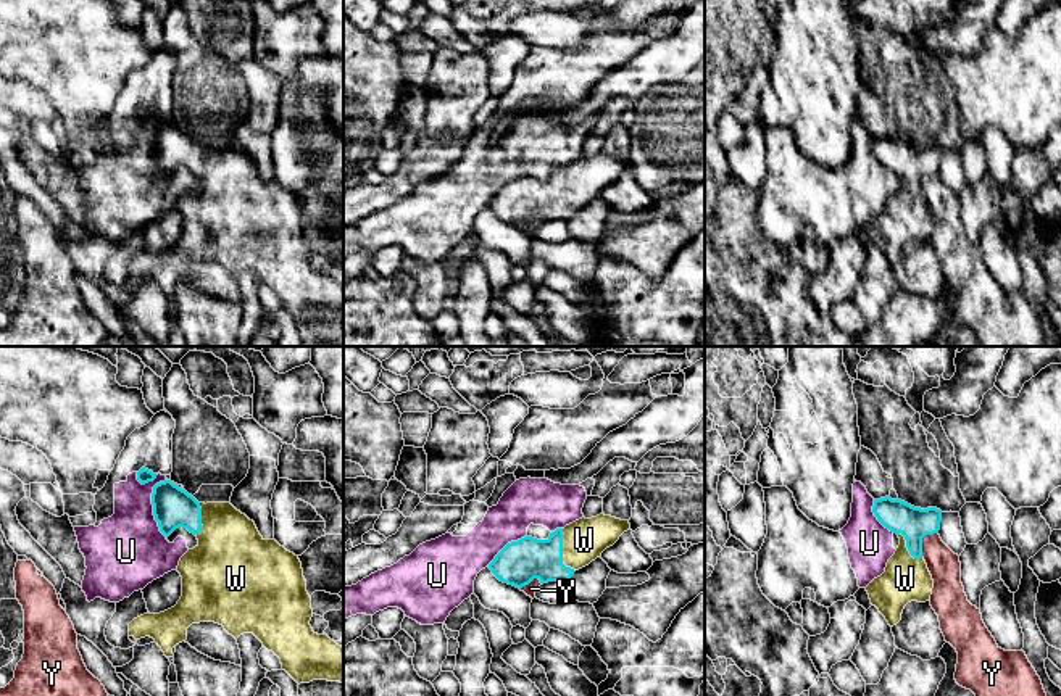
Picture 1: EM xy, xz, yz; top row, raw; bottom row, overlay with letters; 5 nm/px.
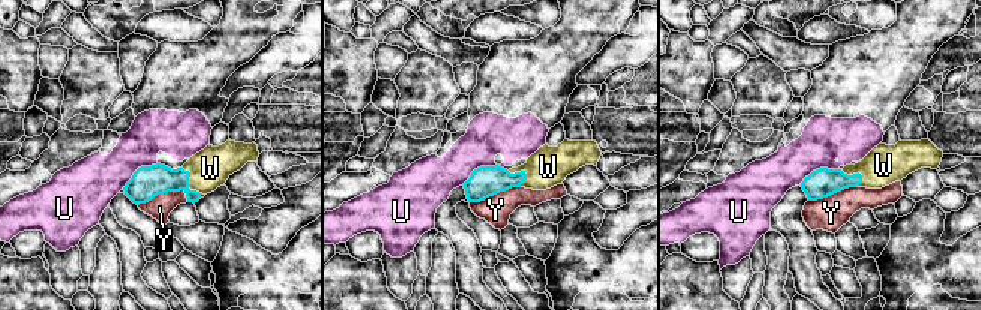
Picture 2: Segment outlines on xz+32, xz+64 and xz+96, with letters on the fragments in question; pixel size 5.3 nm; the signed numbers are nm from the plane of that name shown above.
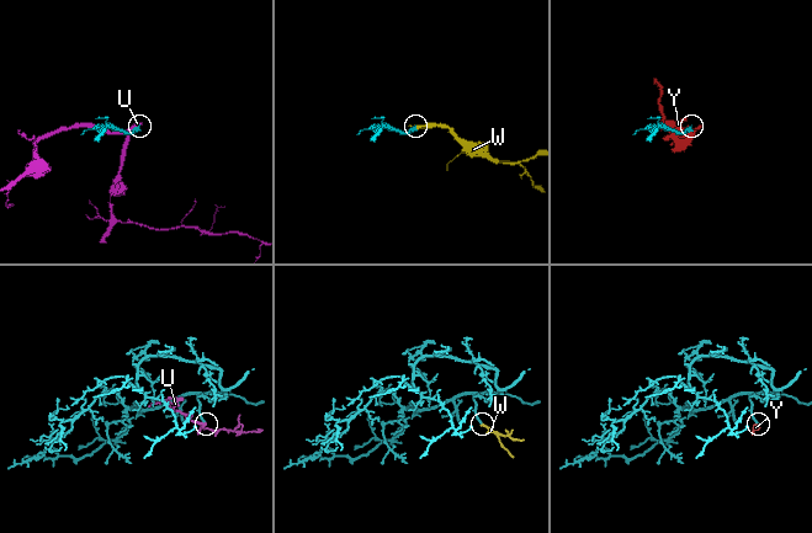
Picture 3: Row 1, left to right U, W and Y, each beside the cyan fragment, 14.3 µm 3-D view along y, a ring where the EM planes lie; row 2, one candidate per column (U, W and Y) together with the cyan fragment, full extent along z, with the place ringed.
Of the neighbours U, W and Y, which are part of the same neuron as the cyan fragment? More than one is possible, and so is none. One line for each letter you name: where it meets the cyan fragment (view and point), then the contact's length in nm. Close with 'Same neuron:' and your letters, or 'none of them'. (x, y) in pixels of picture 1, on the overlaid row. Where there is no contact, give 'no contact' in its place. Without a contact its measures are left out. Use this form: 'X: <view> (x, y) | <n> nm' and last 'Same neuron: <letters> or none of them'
W: xz (561, 551) | 220 nm
Same neuron: W

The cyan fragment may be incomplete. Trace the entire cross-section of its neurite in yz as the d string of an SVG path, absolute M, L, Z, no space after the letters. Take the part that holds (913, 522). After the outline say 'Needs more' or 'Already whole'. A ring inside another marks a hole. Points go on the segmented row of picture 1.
M885 496L874 499L872 512L885 528L900 538L885 572L866 586L871 604L893 627L901 620L908 603L930 601L934 580L922 557L922 538L938 533L942 511L914 508L898 498Z. Needs more

